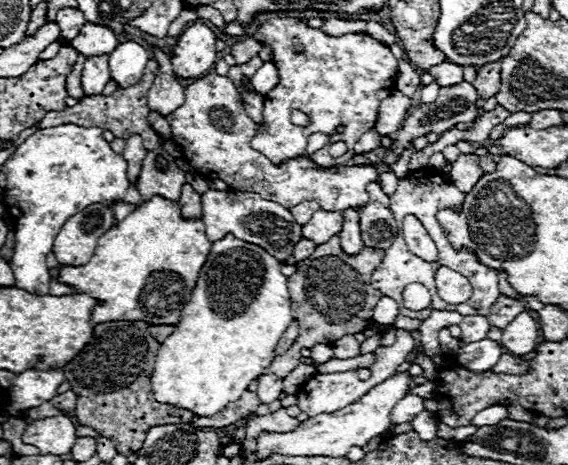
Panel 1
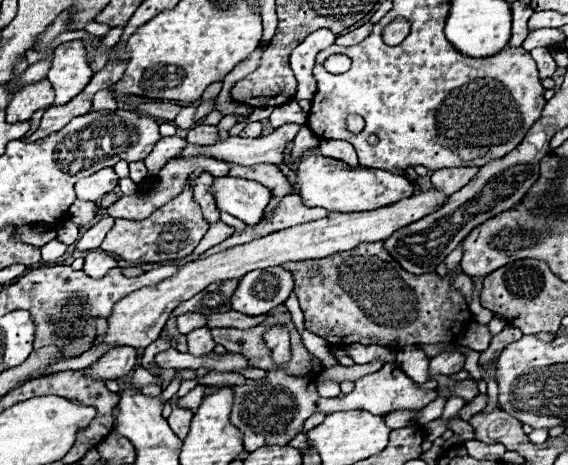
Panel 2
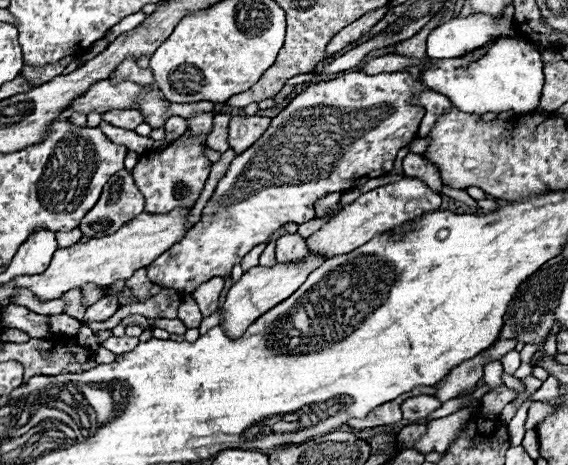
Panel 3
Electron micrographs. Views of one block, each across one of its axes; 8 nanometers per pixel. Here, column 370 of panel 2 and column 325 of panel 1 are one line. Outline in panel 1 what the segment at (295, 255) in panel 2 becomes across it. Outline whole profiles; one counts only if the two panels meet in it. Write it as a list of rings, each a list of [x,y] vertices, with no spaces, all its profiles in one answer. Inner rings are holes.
[[[318,210],[318,212],[314,212],[312,220],[302,226],[302,236],[316,244],[324,244],[324,242],[328,242],[330,236],[334,236],[342,230],[342,222],[344,222],[344,216],[340,212]]]

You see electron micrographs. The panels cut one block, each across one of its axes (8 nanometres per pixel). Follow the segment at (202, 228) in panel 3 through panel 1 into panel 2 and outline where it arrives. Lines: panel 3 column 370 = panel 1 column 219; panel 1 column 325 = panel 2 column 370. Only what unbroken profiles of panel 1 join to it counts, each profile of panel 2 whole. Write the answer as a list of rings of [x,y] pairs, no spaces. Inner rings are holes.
[[[320,154],[302,156],[294,172],[296,172],[294,190],[300,196],[302,204],[308,208],[320,206],[332,212],[364,212],[400,202],[404,198],[410,198],[414,192],[414,186],[406,176],[398,176],[386,170],[374,170],[366,166],[354,168],[342,160],[326,158]]]

